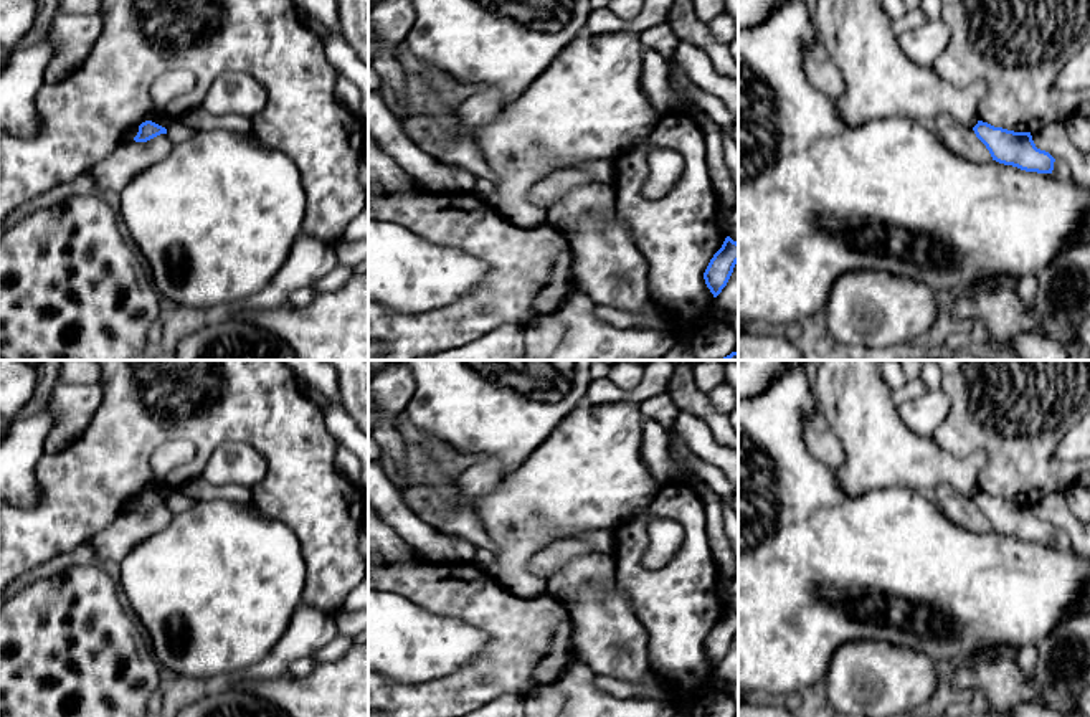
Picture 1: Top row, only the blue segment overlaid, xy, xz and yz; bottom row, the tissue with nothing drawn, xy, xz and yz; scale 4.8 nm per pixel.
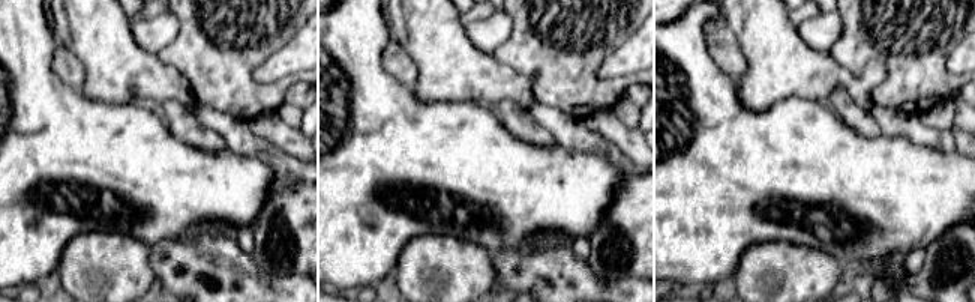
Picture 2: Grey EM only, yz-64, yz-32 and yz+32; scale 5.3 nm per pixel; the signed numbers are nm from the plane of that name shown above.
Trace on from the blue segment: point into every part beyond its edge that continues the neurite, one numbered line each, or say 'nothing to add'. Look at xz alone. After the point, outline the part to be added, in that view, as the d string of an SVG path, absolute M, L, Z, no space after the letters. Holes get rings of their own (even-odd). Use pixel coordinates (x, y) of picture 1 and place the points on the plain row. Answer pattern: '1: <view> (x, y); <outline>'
nothing to add

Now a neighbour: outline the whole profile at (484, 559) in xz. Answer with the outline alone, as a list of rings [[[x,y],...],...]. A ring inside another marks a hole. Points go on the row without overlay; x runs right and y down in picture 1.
[[[476,548],[474,565],[484,570],[487,575],[495,577],[499,570],[499,562],[495,552],[487,548]]]

